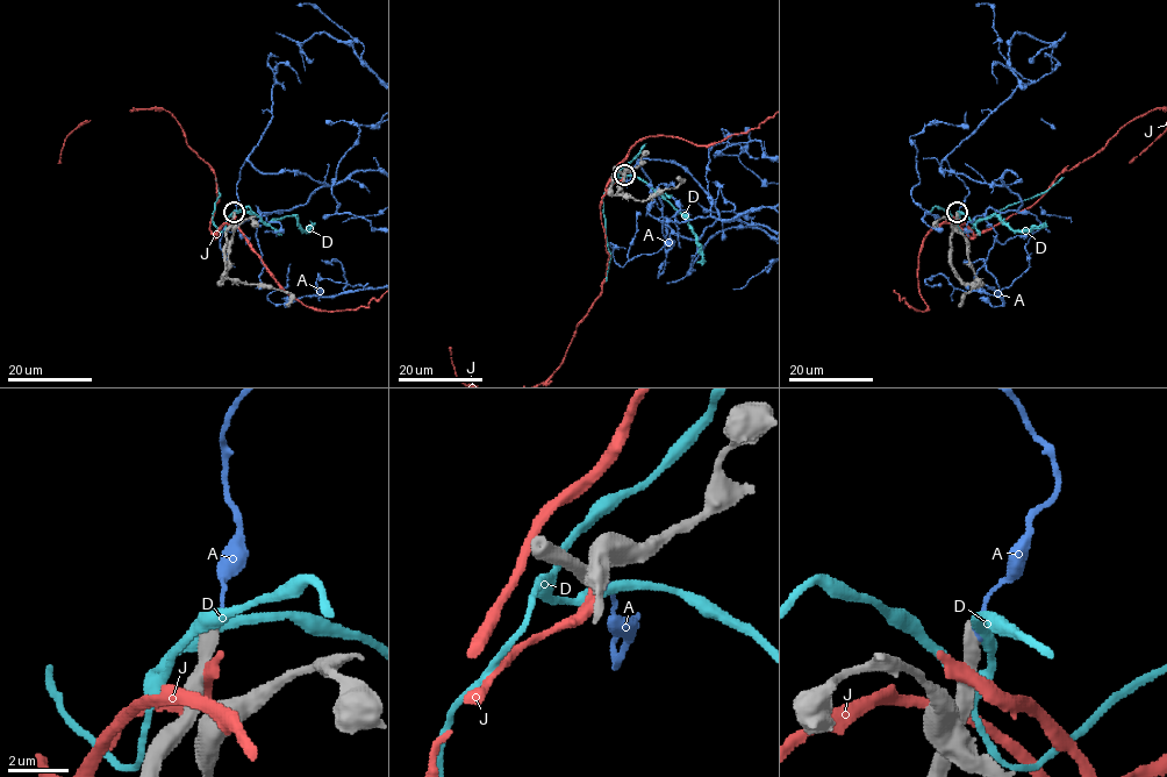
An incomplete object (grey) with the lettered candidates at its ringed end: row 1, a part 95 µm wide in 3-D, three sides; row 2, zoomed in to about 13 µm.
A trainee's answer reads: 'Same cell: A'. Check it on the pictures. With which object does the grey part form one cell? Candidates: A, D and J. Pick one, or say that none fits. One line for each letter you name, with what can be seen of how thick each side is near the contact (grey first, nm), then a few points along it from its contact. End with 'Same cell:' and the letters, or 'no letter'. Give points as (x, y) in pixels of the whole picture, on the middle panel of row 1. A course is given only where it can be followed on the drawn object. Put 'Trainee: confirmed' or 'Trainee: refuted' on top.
Trainee: refuted
Same cell: no letter

